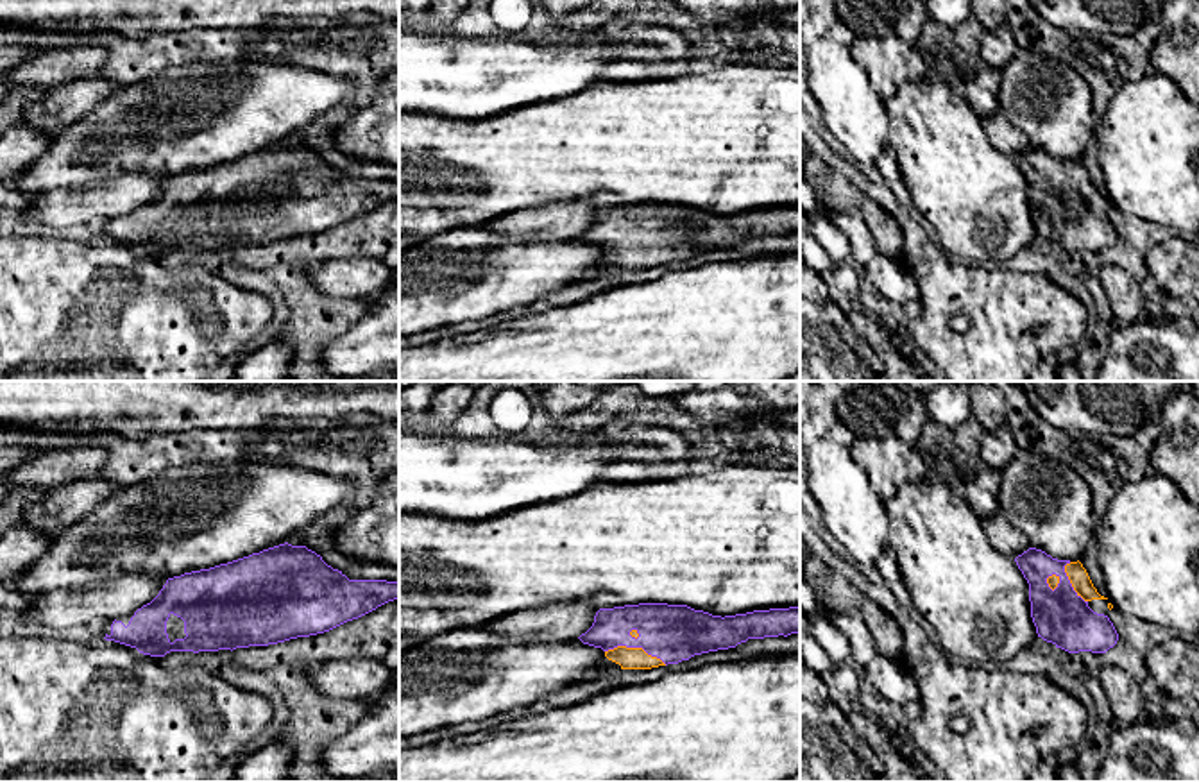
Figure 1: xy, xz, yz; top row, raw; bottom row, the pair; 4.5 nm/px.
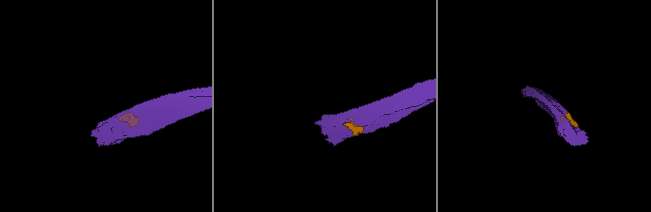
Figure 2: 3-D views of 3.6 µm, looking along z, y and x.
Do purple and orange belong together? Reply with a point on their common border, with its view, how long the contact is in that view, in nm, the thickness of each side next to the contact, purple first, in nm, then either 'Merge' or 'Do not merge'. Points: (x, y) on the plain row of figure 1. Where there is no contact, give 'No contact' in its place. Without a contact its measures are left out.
Touches purple at xz (636, 246). Shared border 280 nm. Thickness 260 nm (purple) against 100 nm. Merge

